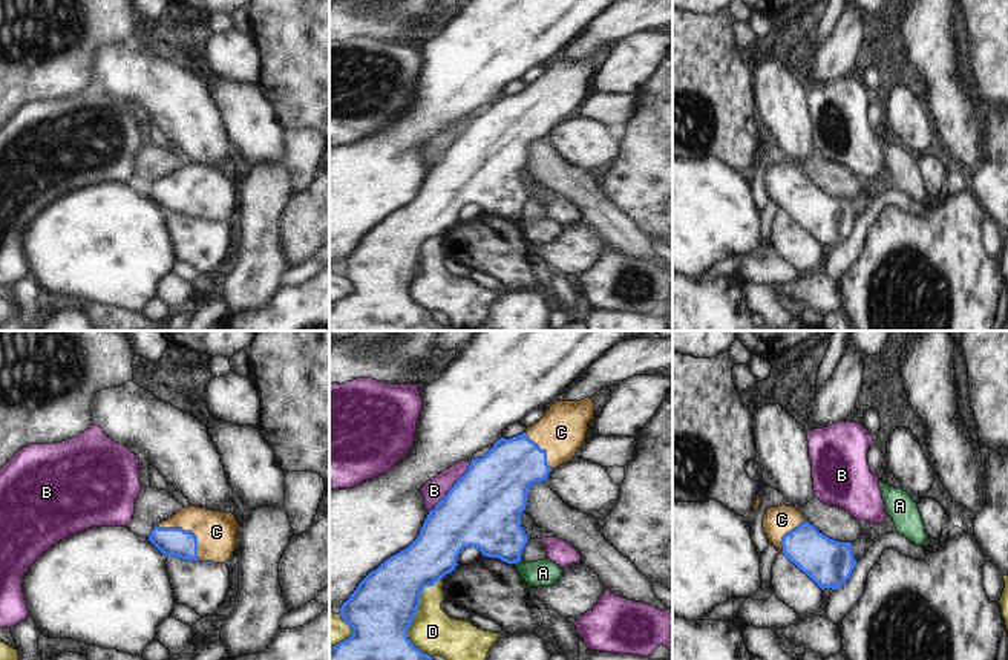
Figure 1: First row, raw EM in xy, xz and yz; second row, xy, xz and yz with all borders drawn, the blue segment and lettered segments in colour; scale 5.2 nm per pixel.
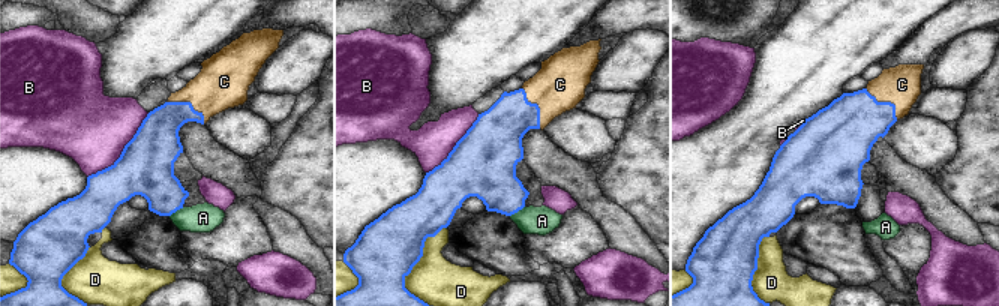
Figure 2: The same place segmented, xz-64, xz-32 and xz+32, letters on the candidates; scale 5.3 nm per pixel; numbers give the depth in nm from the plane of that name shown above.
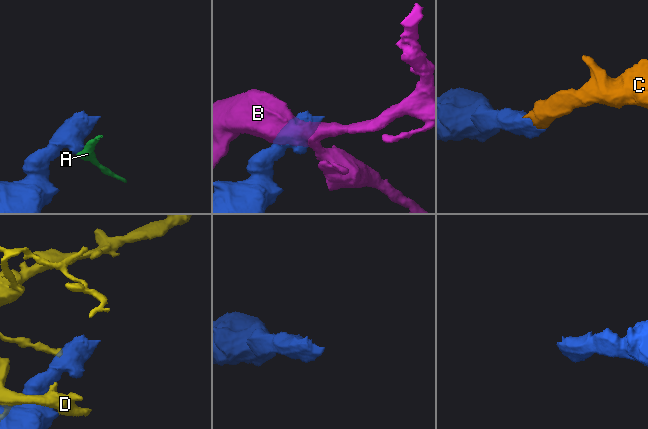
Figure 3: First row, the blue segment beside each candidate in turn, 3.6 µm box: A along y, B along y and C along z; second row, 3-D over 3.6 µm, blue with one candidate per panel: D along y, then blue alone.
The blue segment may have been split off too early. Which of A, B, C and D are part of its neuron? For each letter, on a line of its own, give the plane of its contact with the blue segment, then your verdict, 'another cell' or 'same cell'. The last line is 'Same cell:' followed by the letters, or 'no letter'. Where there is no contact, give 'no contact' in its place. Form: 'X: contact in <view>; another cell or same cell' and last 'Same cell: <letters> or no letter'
A: contact in xz; another cell
B: contact in xz; another cell
C: contact in xy; same cell
D: contact in xz; another cell
Same cell: C

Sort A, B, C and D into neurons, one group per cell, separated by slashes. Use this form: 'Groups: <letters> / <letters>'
Groups: A / B / C / D.

